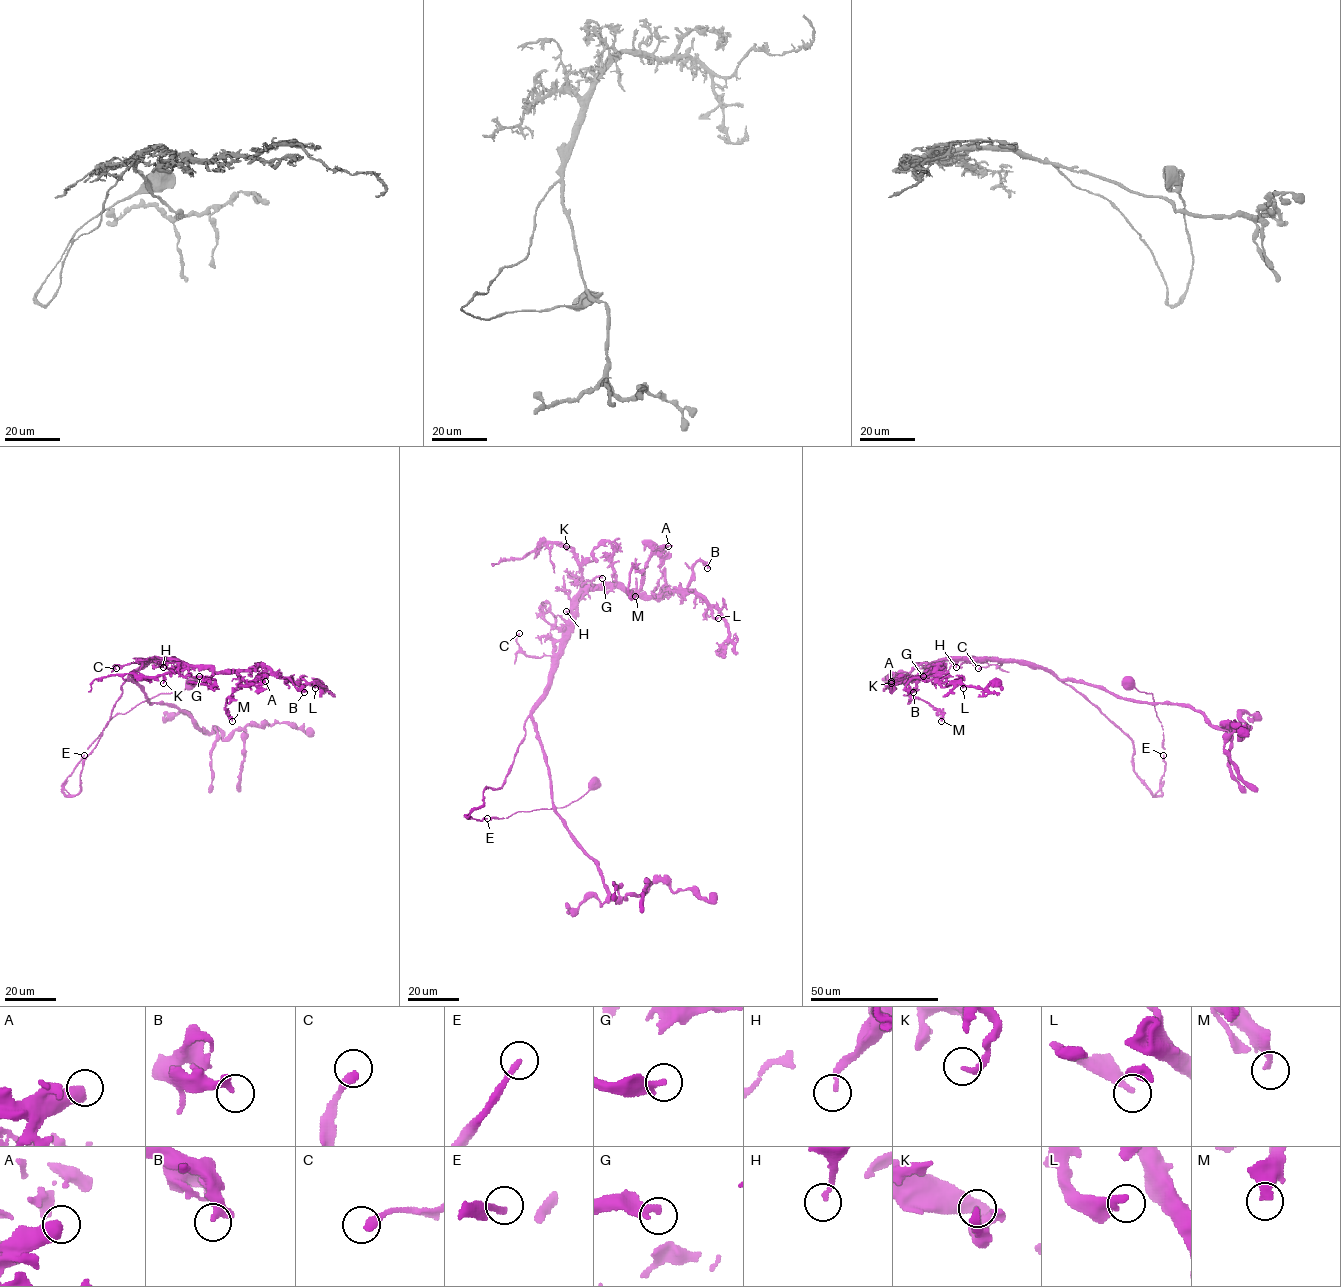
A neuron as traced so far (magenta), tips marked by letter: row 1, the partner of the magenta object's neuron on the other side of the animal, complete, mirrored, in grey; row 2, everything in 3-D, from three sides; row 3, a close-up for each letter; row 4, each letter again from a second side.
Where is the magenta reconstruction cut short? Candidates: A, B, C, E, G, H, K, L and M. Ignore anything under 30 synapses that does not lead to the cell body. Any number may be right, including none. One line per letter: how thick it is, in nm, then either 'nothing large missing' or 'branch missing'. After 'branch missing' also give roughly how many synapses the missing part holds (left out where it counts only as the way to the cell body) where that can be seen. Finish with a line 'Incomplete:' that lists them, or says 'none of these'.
A: calibre 550 nm; nothing large missing
B: calibre 320 nm; nothing large missing
C: calibre 280 nm; nothing large missing
E: calibre 240 nm; nothing large missing
G: calibre 300 nm; nothing large missing
H: calibre 160 nm; nothing large missing
K: calibre 240 nm; nothing large missing
L: calibre 340 nm; nothing large missing
M: calibre 360 nm; nothing large missing
Incomplete: none of these

